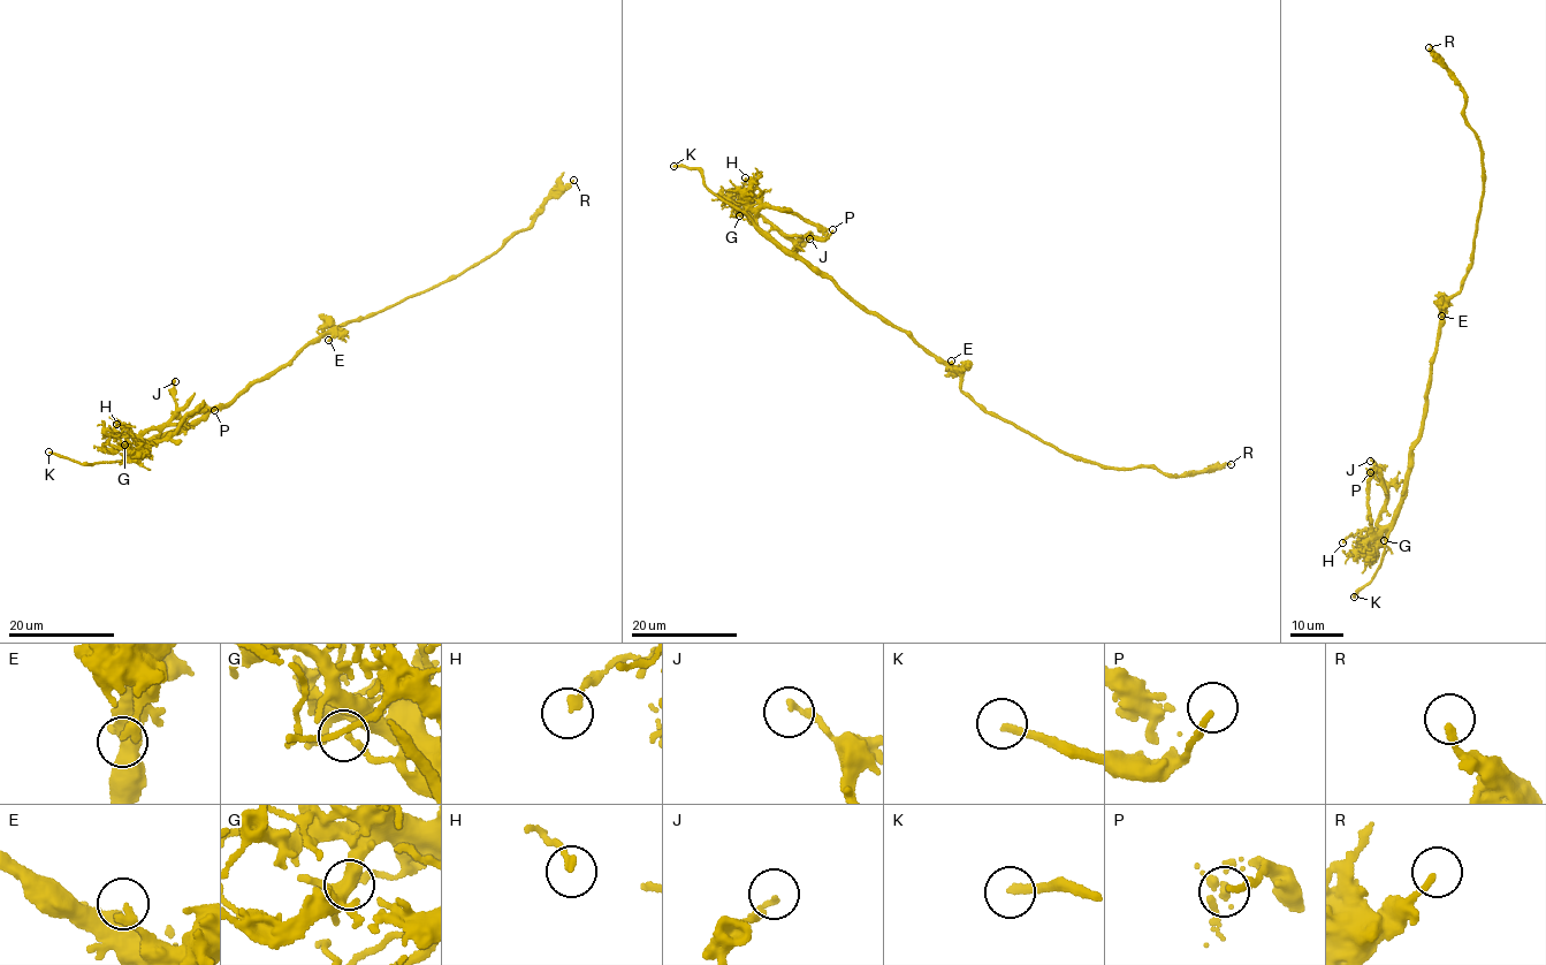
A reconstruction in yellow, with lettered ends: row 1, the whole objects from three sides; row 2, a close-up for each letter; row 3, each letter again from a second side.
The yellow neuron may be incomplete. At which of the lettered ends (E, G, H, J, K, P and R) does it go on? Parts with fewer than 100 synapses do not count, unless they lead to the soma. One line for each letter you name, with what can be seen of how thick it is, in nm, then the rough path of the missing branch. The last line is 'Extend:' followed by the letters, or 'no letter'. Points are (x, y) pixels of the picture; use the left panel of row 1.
K: Thickness 220 nm. Course of what is missing: (48, 451), (39, 451), (37, 443), (35, 449)
Extend: K

